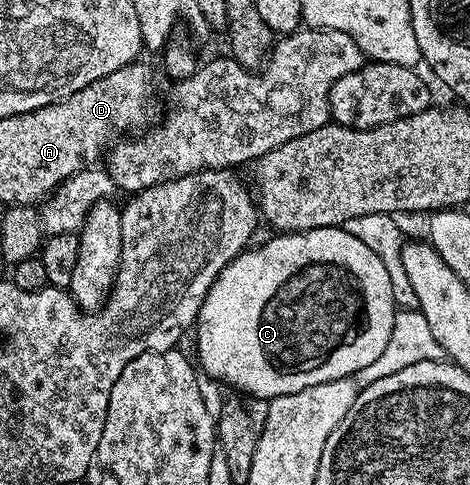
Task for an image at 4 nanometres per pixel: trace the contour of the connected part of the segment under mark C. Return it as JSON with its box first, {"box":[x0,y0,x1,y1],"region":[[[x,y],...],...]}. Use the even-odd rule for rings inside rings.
{"box":[193,226,397,400],"region":[[[342,226],[317,227],[315,230],[280,233],[280,238],[271,238],[264,246],[256,250],[247,248],[242,254],[236,254],[225,269],[219,271],[215,282],[201,304],[197,325],[193,334],[199,337],[199,362],[203,370],[211,378],[219,382],[228,382],[255,398],[270,400],[280,398],[293,392],[301,392],[313,384],[321,384],[329,380],[337,380],[341,376],[358,375],[359,370],[370,371],[371,365],[381,352],[385,352],[385,344],[389,344],[389,336],[393,332],[393,320],[397,313],[397,303],[393,294],[393,286],[386,273],[381,257],[373,252],[369,245],[362,243],[357,236],[350,235]]]}

